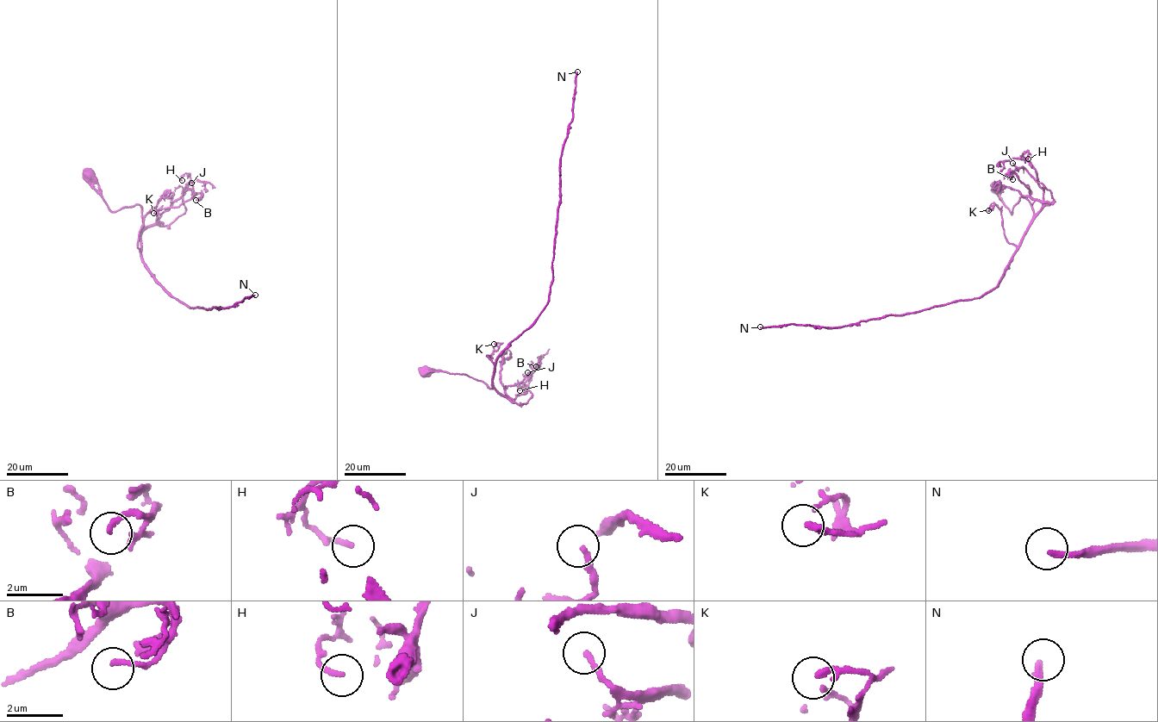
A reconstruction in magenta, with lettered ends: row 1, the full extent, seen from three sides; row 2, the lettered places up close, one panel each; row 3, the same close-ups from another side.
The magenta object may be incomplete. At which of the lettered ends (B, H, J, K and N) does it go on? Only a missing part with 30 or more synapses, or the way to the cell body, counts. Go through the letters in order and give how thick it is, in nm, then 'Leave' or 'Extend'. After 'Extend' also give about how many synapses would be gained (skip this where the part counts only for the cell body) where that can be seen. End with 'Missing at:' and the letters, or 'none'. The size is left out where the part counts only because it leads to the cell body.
B: Thickness 180 nm. Leave
H: Thickness 180 nm. Leave
J: Thickness 190 nm. Leave
K: Thickness 220 nm. Leave
N: Thickness 240 nm. Extend. Roughly 500 synapses
Missing at: N

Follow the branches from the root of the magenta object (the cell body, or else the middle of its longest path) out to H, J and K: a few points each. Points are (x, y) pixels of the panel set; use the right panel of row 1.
H: (998, 187), (1011, 214), (1023, 197), (1036, 214), (1042, 206), (1043, 191), (1028, 158)
J: (998, 187), (1000, 200), (1011, 214), (1020, 197), (1029, 201), (1035, 214), (1054, 200), (1049, 190), (1012, 163)
K: (998, 187), (1011, 214), (1023, 197), (1033, 210), (1033, 220), (1017, 246), (1005, 237), (995, 204), (988, 210)

